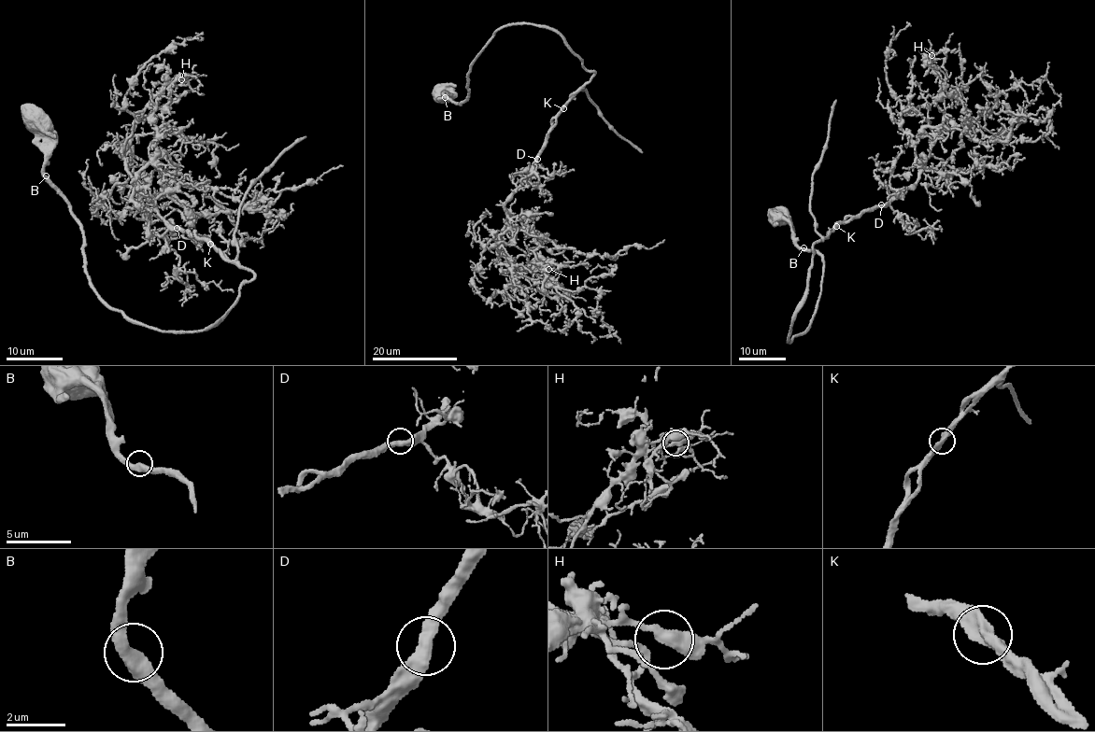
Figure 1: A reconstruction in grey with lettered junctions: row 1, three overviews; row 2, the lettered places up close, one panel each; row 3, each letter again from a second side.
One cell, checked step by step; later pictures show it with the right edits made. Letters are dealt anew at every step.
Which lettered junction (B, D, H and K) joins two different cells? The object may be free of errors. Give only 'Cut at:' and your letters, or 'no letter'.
Cut at: no letter

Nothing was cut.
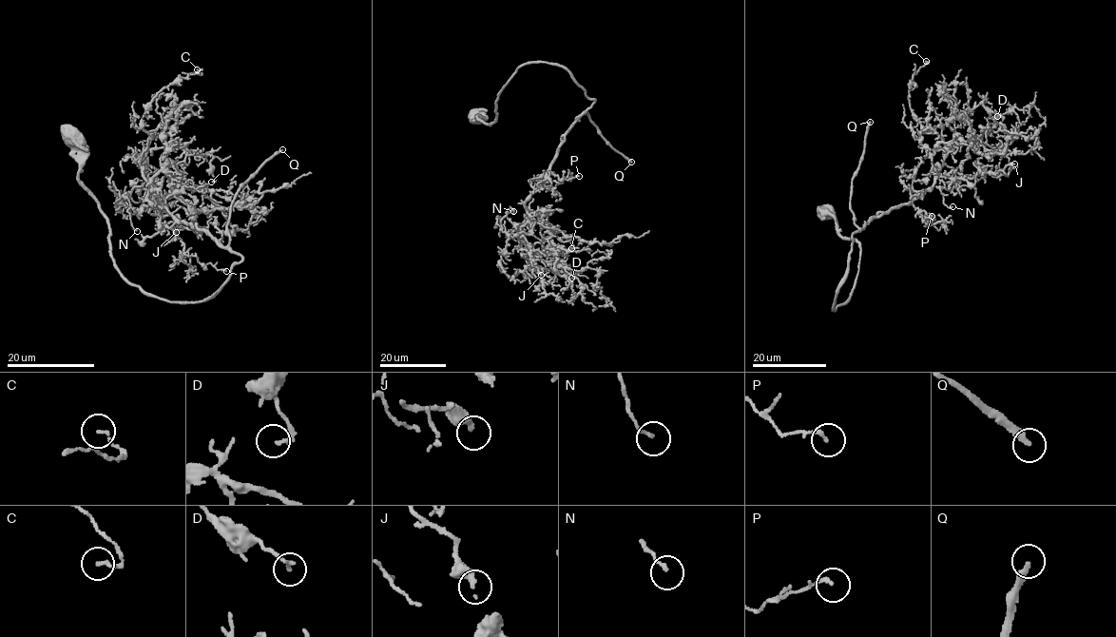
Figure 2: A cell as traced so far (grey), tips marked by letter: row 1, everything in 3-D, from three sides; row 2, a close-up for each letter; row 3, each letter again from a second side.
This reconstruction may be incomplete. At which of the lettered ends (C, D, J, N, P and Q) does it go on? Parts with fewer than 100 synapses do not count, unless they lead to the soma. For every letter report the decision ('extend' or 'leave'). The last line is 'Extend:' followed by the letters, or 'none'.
C: leave
D: leave
J: leave
N: leave
P: leave
Q: extend
Extend: Q

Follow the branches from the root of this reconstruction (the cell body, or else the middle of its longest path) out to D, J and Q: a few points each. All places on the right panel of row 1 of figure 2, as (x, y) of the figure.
D: (825, 211), (860, 250), (834, 309), (852, 234), (933, 184), (947, 123), (981, 102), (997, 116)
J: (825, 211), (860, 250), (851, 298), (834, 309), (852, 234), (869, 219), (940, 175), (1014, 164)
Q: (825, 211), (836, 231), (860, 250), (851, 298), (834, 309), (852, 234), (858, 230), (851, 183), (870, 122)

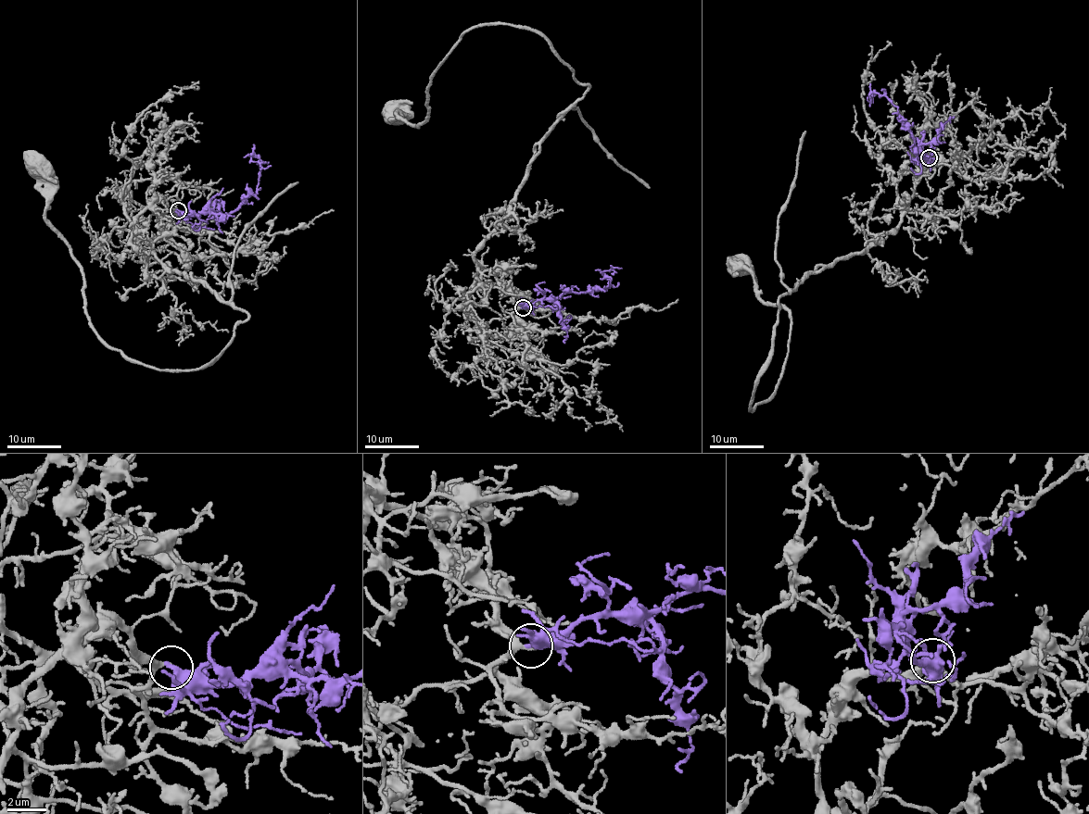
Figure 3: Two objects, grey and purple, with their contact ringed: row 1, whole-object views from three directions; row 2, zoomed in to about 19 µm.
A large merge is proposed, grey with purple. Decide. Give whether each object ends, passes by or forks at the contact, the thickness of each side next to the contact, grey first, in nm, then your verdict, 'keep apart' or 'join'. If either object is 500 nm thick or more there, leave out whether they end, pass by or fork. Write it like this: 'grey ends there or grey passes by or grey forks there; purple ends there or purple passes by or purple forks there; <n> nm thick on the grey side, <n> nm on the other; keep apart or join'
190 nm thick on the grey side, 500 nm on the other; join

